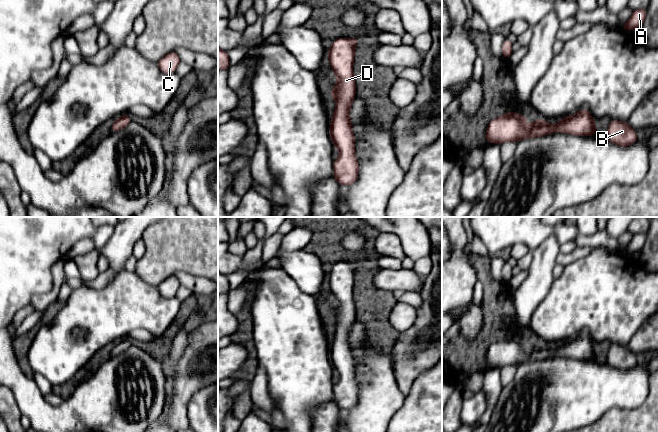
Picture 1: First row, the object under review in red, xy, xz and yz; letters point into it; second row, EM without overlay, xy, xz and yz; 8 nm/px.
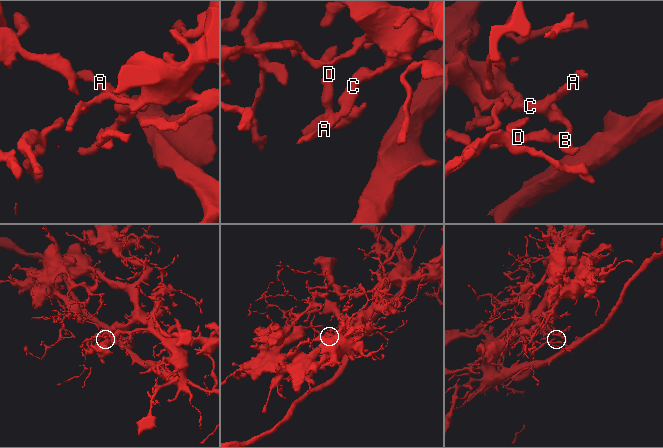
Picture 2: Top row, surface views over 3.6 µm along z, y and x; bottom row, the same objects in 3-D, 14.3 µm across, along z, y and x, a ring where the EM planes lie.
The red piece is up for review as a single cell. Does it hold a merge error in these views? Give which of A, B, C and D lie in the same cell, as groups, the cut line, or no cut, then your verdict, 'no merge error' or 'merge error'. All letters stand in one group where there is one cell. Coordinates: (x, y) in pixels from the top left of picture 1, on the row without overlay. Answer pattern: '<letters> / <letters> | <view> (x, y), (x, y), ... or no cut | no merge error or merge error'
A B C D | no cut | no merge error

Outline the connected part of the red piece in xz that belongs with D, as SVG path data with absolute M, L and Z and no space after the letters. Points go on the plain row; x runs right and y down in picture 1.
M338 262L334 264L328 273L329 287L337 304L334 313L329 319L335 323L336 331L330 348L330 359L333 369L338 371L339 382L333 385L334 402L340 409L350 410L357 405L359 389L355 380L355 361L352 356L349 336L356 318L355 304L353 300L353 286L355 271L359 262Z

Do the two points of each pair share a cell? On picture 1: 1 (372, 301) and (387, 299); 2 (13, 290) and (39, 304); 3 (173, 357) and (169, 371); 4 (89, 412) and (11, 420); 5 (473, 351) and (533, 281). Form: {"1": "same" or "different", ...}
{"1": "same", "2": "different", "3": "same", "4": "different", "5": "different"}

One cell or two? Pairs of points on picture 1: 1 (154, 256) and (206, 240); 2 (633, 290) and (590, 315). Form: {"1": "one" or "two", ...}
{"1": "one", "2": "one"}

